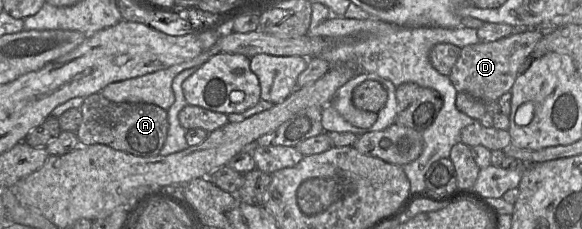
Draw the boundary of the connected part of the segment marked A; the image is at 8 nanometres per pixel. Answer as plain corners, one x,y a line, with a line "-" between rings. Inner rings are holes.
97,92
84,98
80,110
82,121
75,132
80,146
103,144
136,156
160,155
169,129
168,112
165,109
149,103
116,103

